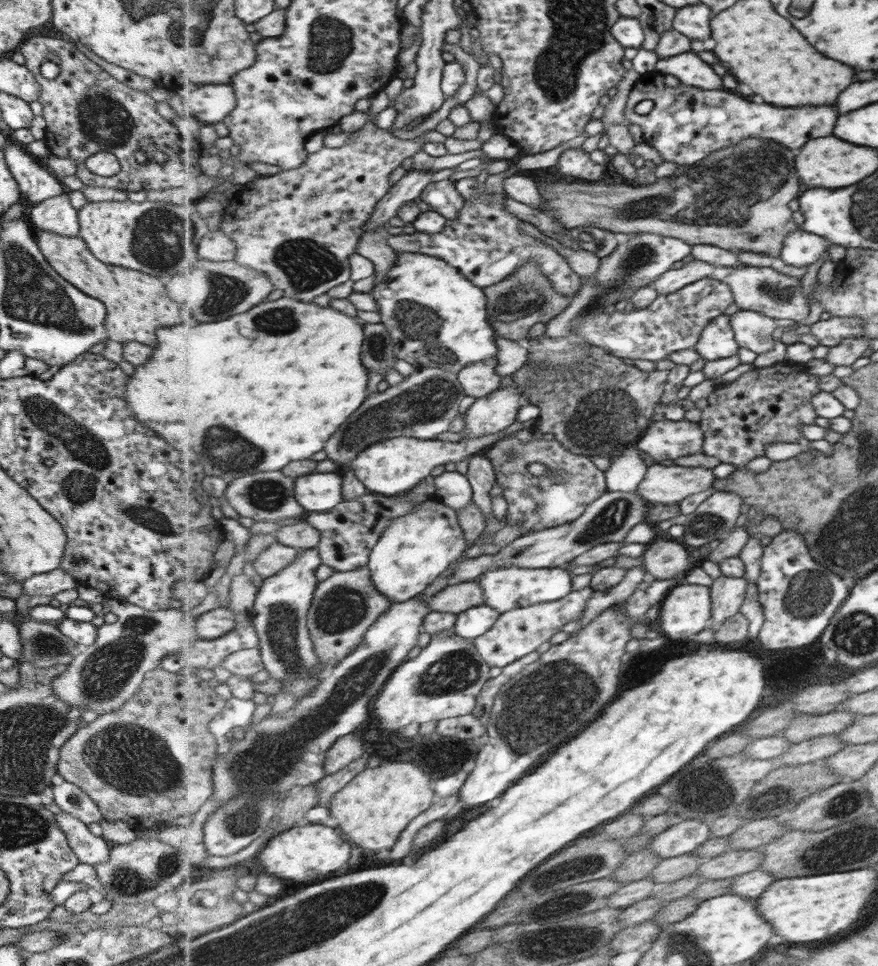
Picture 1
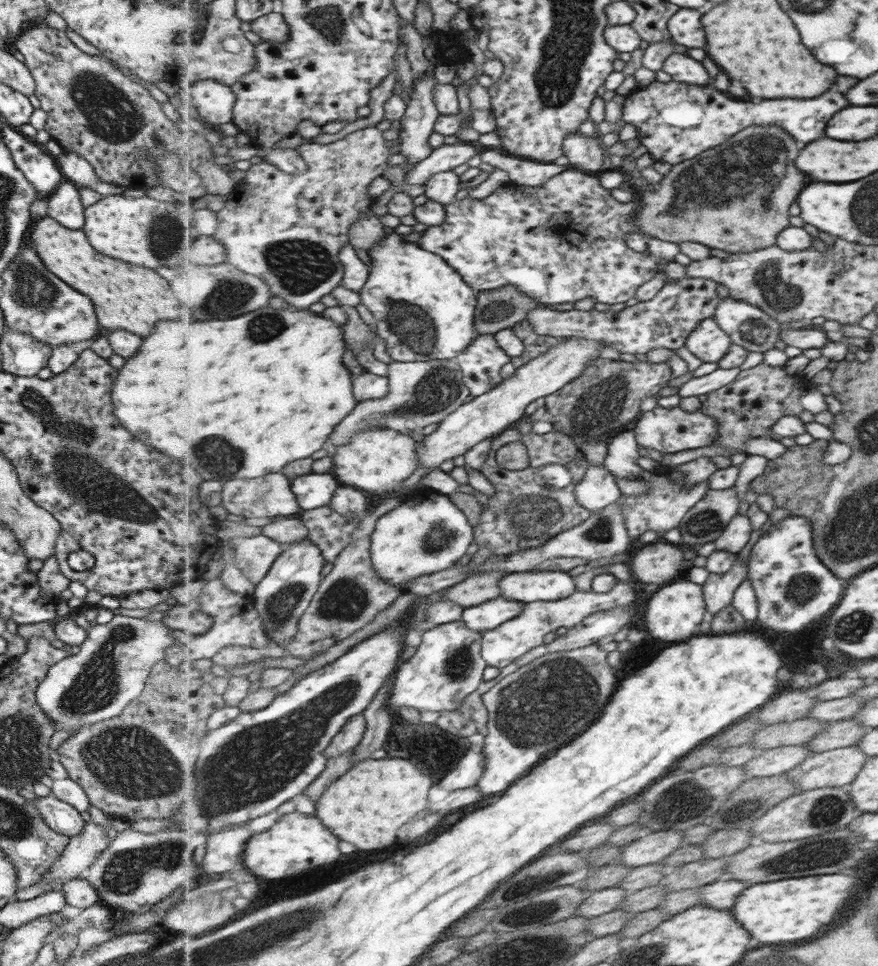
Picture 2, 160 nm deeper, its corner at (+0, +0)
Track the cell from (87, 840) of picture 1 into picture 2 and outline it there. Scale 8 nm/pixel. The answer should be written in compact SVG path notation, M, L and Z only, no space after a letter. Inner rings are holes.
M52 794L35 797L30 802L51 831L70 837L83 830L84 822L75 808Z

